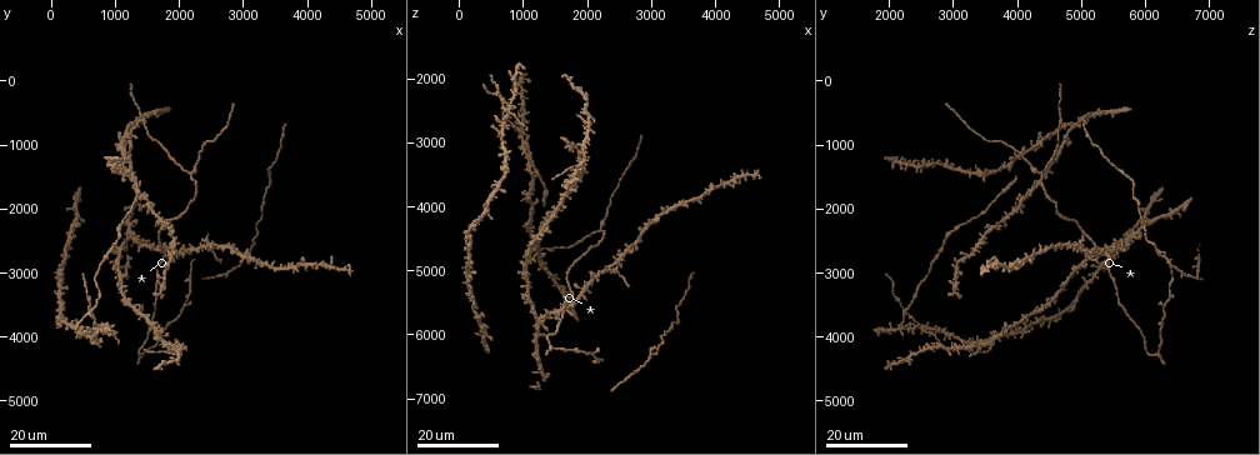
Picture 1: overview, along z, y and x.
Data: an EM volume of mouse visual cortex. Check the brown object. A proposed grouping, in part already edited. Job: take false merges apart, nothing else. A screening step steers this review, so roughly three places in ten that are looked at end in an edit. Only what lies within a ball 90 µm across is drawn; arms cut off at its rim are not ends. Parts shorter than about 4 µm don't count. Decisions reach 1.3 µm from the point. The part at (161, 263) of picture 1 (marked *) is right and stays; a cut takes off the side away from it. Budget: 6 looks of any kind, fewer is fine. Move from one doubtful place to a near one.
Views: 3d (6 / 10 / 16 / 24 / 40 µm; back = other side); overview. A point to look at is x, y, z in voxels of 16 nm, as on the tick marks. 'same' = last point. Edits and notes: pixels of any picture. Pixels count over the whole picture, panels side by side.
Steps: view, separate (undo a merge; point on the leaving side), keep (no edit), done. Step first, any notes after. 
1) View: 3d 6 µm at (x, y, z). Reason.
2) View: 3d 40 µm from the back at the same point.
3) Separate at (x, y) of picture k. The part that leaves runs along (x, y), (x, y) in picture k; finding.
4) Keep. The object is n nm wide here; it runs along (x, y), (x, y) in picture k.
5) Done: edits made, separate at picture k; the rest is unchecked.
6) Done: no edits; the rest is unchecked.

View: 3d 16 µm at (2200, 3050, 6400). Three arms meet.

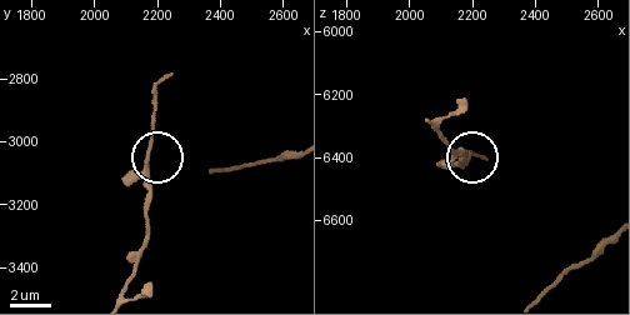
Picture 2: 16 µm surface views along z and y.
View: 3d 10 µm at (2160, 3070, 6430). Zoom in.

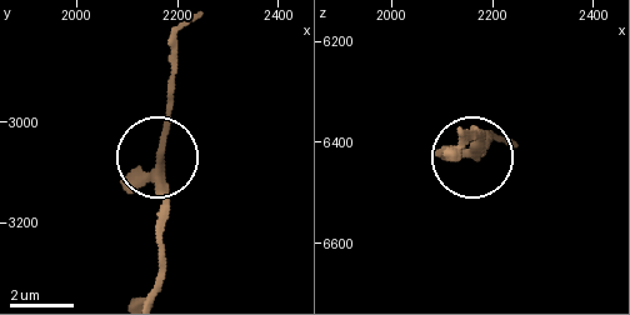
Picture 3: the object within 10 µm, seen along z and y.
Keep. The object is 200 nm wide here; it runs along (153, 288), (158, 168), (174, 89) in picture 3; continuous, no second cell.

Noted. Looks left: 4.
View: 3d 16 µm at (2150, 1450, 4400). Three arms meet.

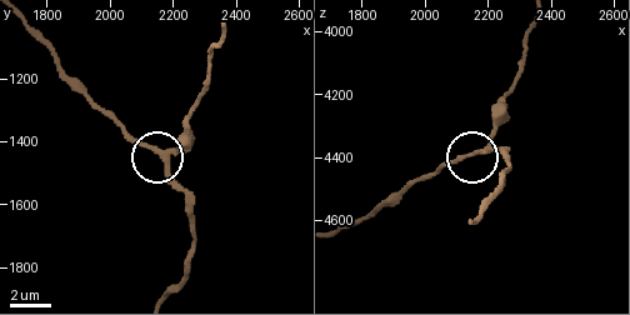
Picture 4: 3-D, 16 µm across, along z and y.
View: 3d 10 µm at the same point. Zoom in.

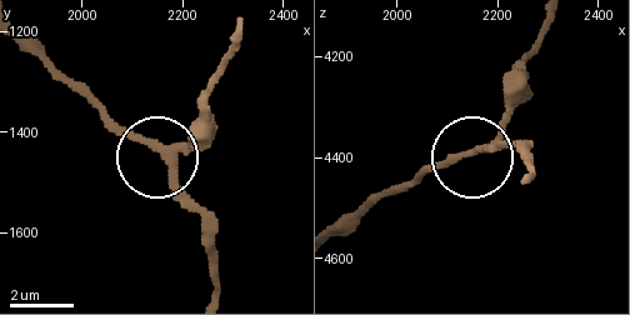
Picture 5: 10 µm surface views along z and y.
Keep. The object is 230 nm wide here; one cell here.

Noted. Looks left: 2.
View: 3d 24 µm at (800, 3850, 2450). Four or more arms meet.

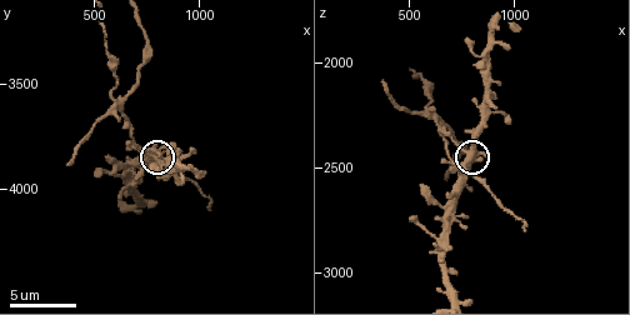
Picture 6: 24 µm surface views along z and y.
View: 3d 10 µm at the same point.

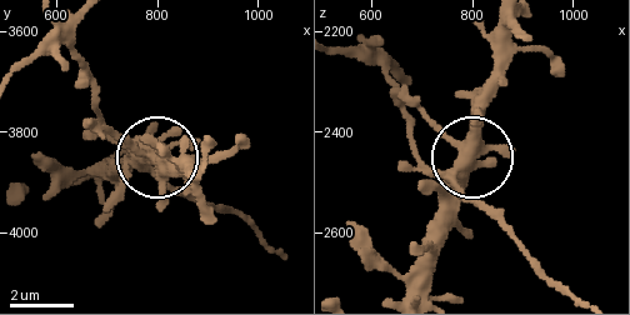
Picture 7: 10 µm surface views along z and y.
Separate at (479, 201) of picture 7. The object is 440 nm wide here; two cells meet here.

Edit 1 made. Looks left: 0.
Done: edits made, separate at picture 7; the rest is unchecked.

